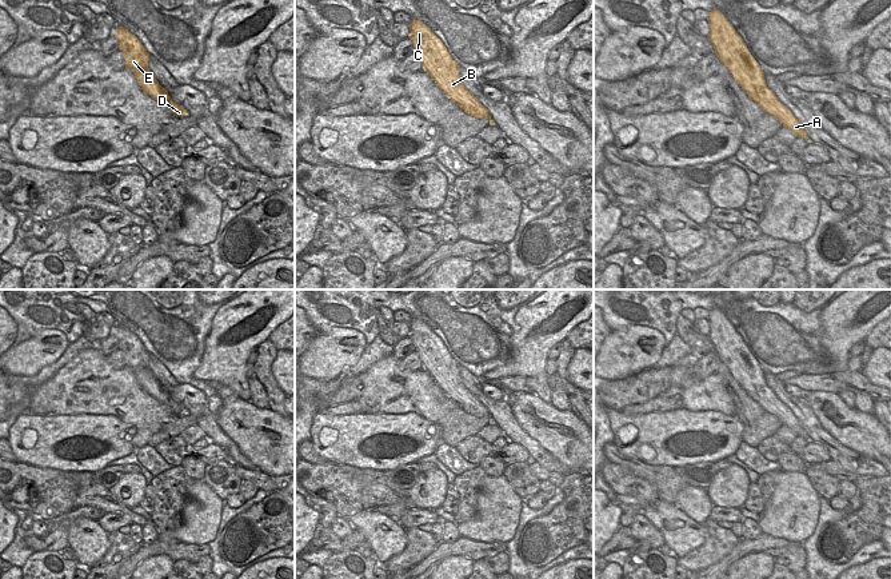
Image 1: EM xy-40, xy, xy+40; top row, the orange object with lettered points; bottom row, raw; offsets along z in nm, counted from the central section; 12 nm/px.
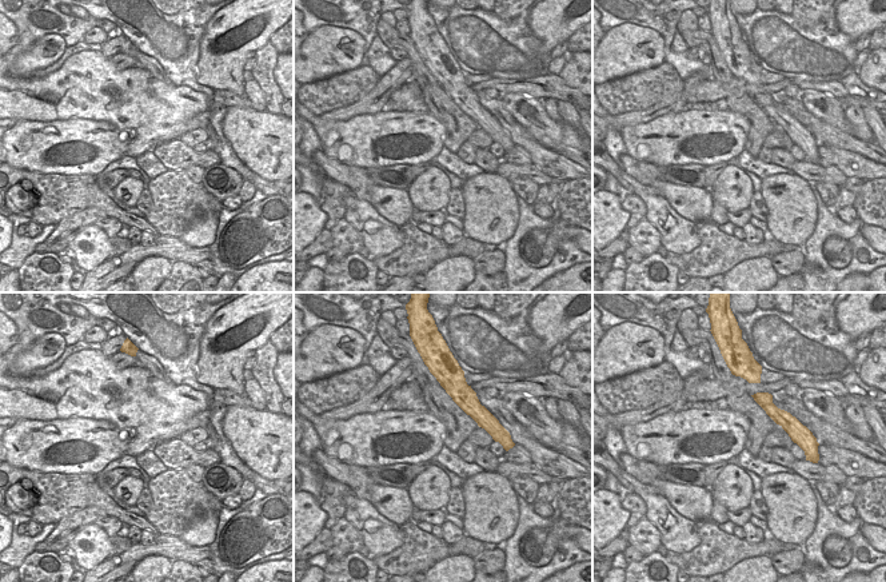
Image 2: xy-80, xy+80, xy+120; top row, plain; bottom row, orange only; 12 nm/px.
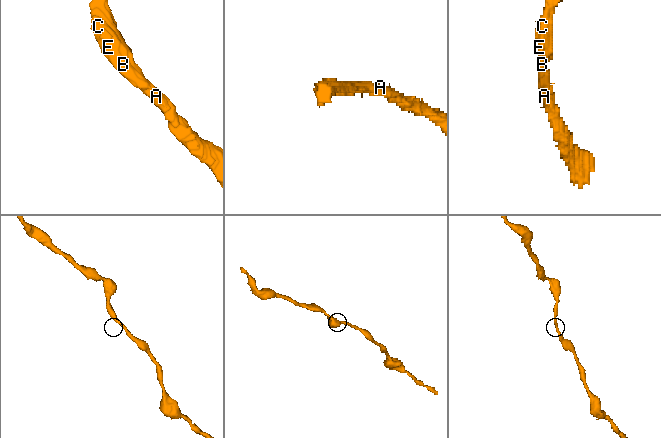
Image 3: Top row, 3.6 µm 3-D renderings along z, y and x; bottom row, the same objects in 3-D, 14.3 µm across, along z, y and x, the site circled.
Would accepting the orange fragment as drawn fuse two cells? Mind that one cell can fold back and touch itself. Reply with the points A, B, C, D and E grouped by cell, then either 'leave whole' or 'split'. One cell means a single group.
A B C D E | leave whole

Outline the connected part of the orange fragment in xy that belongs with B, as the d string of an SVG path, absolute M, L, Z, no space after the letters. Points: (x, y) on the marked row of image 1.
M412 19L409 29L408 37L419 53L423 69L439 88L467 115L476 119L488 117L490 125L496 125L488 109L463 85L459 65L443 41L420 20Z

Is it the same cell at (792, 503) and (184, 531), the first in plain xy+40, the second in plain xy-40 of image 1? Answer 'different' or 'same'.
same

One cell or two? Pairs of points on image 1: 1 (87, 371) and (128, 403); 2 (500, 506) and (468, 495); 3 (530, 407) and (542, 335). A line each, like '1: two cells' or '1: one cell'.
1: one cell
2: two cells
3: two cells

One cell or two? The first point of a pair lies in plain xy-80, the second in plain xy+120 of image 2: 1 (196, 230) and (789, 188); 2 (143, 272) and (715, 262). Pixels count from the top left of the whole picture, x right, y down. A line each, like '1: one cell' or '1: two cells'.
1: one cell
2: two cells

